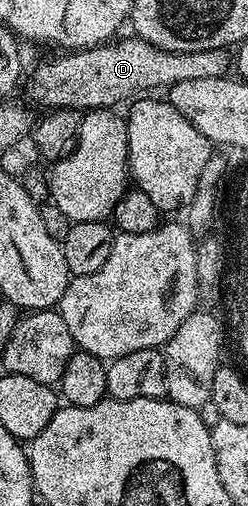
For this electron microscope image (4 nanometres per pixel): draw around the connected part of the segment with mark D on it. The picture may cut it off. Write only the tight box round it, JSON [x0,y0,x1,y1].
[23,37,231,113]

